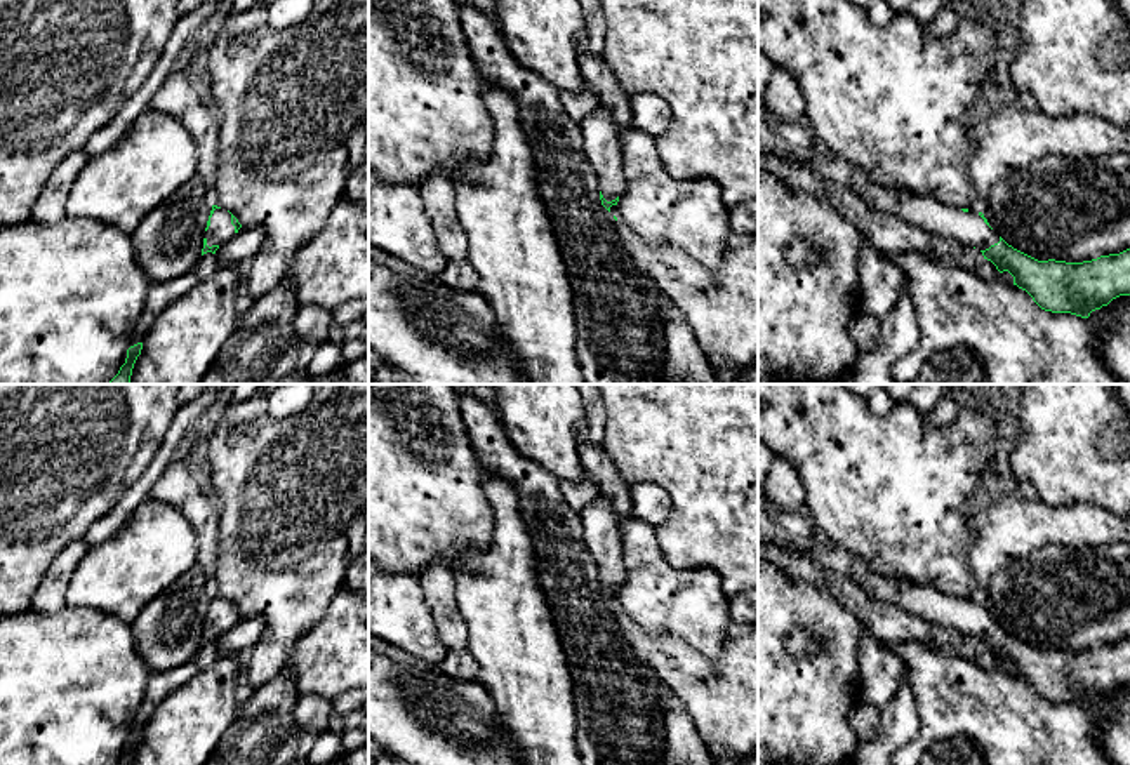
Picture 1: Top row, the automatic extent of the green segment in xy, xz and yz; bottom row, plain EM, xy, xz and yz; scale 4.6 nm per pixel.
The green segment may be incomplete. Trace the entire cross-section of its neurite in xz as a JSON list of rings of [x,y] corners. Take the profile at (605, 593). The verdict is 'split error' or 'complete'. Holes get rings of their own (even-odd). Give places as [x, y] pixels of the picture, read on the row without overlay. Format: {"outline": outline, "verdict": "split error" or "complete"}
{"outline": [[[598,494],[581,513],[581,520],[584,542],[598,567],[602,595],[614,605],[626,570],[622,563],[622,534],[612,502]]], "verdict": "split error"}

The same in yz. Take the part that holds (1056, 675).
{"outline": [[[822,537],[808,553],[828,570],[852,579],[869,596],[980,640],[1000,662],[1008,661],[1014,675],[1026,680],[1045,701],[1088,708],[1113,688],[1130,685],[1130,638],[1083,652],[1038,650],[998,626],[979,600],[887,579],[859,556]]], "verdict": "split error"}

